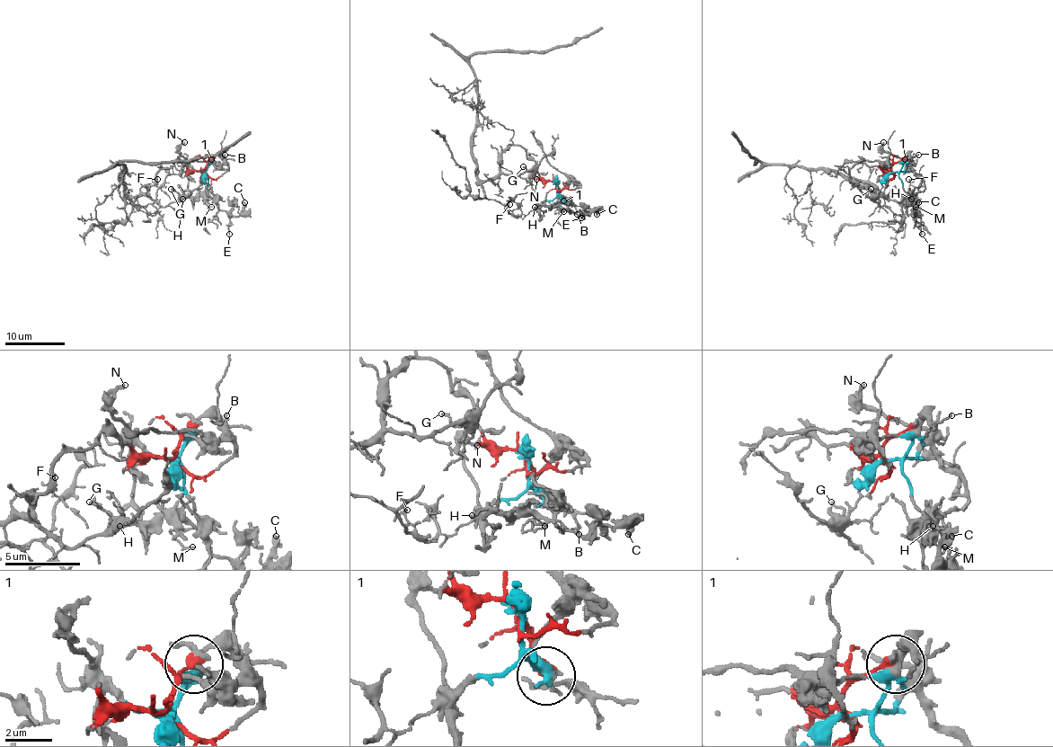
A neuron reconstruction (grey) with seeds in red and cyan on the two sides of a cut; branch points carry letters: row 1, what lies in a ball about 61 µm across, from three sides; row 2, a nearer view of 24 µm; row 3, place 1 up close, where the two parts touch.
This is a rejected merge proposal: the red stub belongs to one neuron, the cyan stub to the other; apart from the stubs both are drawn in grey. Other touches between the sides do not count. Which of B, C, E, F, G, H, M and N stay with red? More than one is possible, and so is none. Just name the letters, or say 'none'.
F, G

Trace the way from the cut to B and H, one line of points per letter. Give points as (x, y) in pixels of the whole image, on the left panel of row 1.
B: (204, 172), (216, 154), (224, 157), (225, 154)
H: (204, 172), (213, 196), (195, 194), (182, 199)

